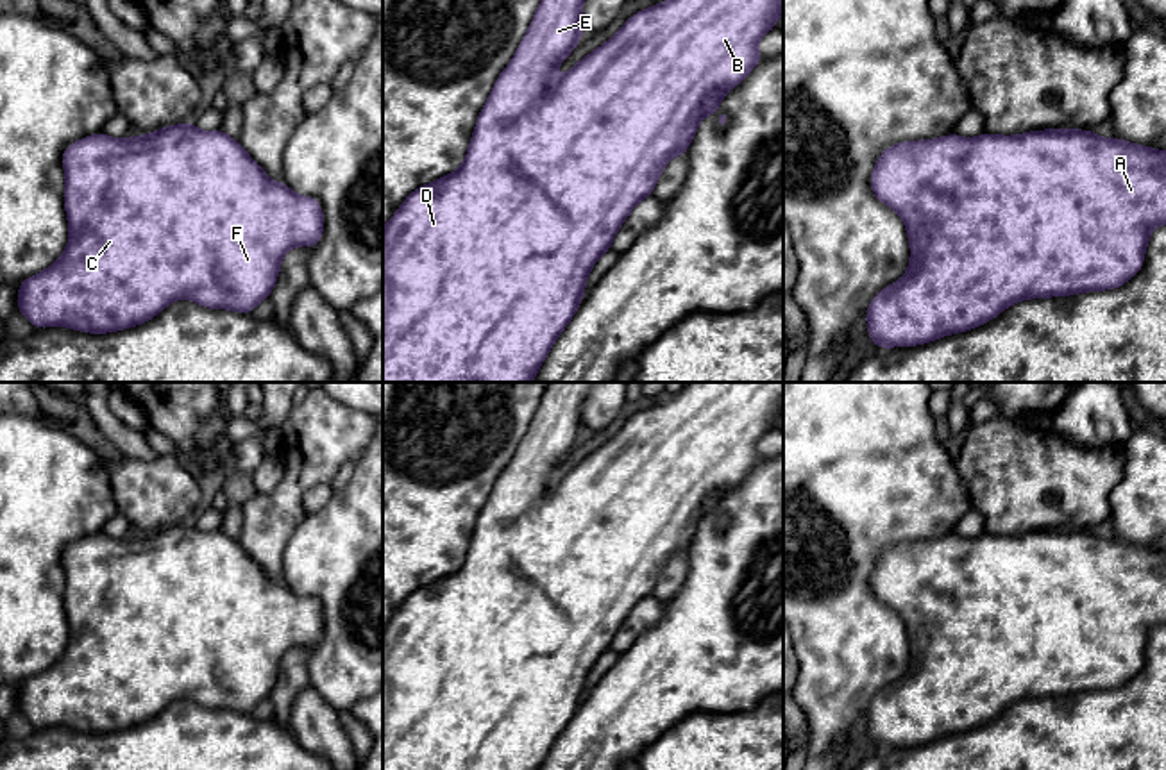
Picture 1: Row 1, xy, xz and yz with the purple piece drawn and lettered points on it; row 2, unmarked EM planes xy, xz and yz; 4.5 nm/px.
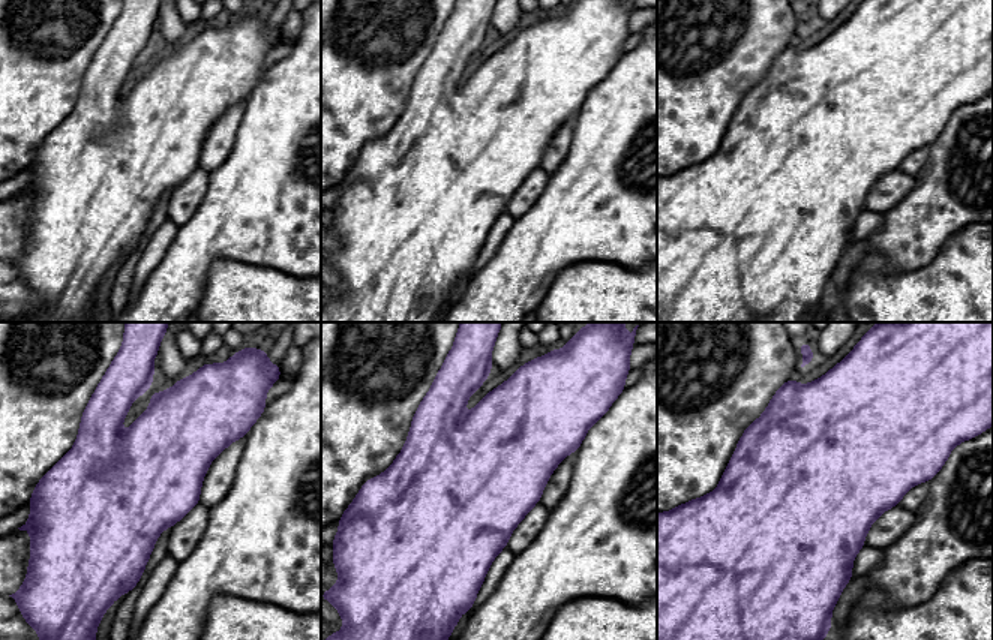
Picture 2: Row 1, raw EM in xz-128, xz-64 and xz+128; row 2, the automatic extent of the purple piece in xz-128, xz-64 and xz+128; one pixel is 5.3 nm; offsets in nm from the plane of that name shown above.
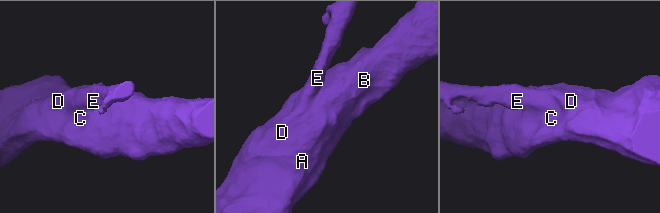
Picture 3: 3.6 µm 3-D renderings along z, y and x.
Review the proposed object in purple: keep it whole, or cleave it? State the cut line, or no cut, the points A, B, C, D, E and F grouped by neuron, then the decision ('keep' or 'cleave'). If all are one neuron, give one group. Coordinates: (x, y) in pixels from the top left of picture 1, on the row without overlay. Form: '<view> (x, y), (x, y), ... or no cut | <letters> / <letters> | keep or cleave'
no cut | A B C D E F | keep

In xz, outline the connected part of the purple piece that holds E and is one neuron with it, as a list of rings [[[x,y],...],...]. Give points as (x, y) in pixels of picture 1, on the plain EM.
[[[547,382],[540,406],[513,459],[497,477],[483,506],[463,565],[431,584],[413,590],[383,627],[383,770],[538,770],[553,743],[578,711],[590,668],[612,649],[612,640],[633,607],[651,597],[667,561],[685,556],[699,522],[715,513],[722,497],[764,459],[756,443],[776,429],[783,413],[783,382],[689,382],[665,404],[655,404],[626,420],[604,445],[590,452],[562,479],[553,470],[585,434],[583,402],[592,382]]]

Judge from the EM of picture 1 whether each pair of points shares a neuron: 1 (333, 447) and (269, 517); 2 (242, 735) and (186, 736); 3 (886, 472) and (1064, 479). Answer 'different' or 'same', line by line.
1: same
2: same
3: different

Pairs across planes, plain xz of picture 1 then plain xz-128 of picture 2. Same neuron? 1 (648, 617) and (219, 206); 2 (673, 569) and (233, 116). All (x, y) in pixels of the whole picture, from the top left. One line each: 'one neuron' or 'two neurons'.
1: two neurons
2: one neuron

